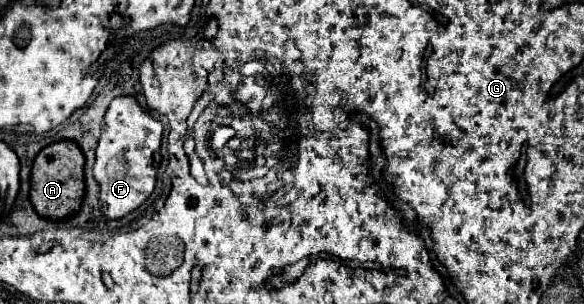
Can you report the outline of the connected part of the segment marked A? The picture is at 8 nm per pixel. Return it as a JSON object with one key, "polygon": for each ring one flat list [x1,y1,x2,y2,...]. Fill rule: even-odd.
{"polygon":[[61,140,61,142,53,142,49,146,45,146,33,160,33,168,31,168,31,192,29,192,29,200,33,204,33,208,37,210,37,214,41,214,43,218,51,218,51,220,59,220,65,218,69,214,75,214,81,206,81,198,83,198,83,166,85,166,85,158,81,148,77,146,77,142,69,142,69,140]]}

